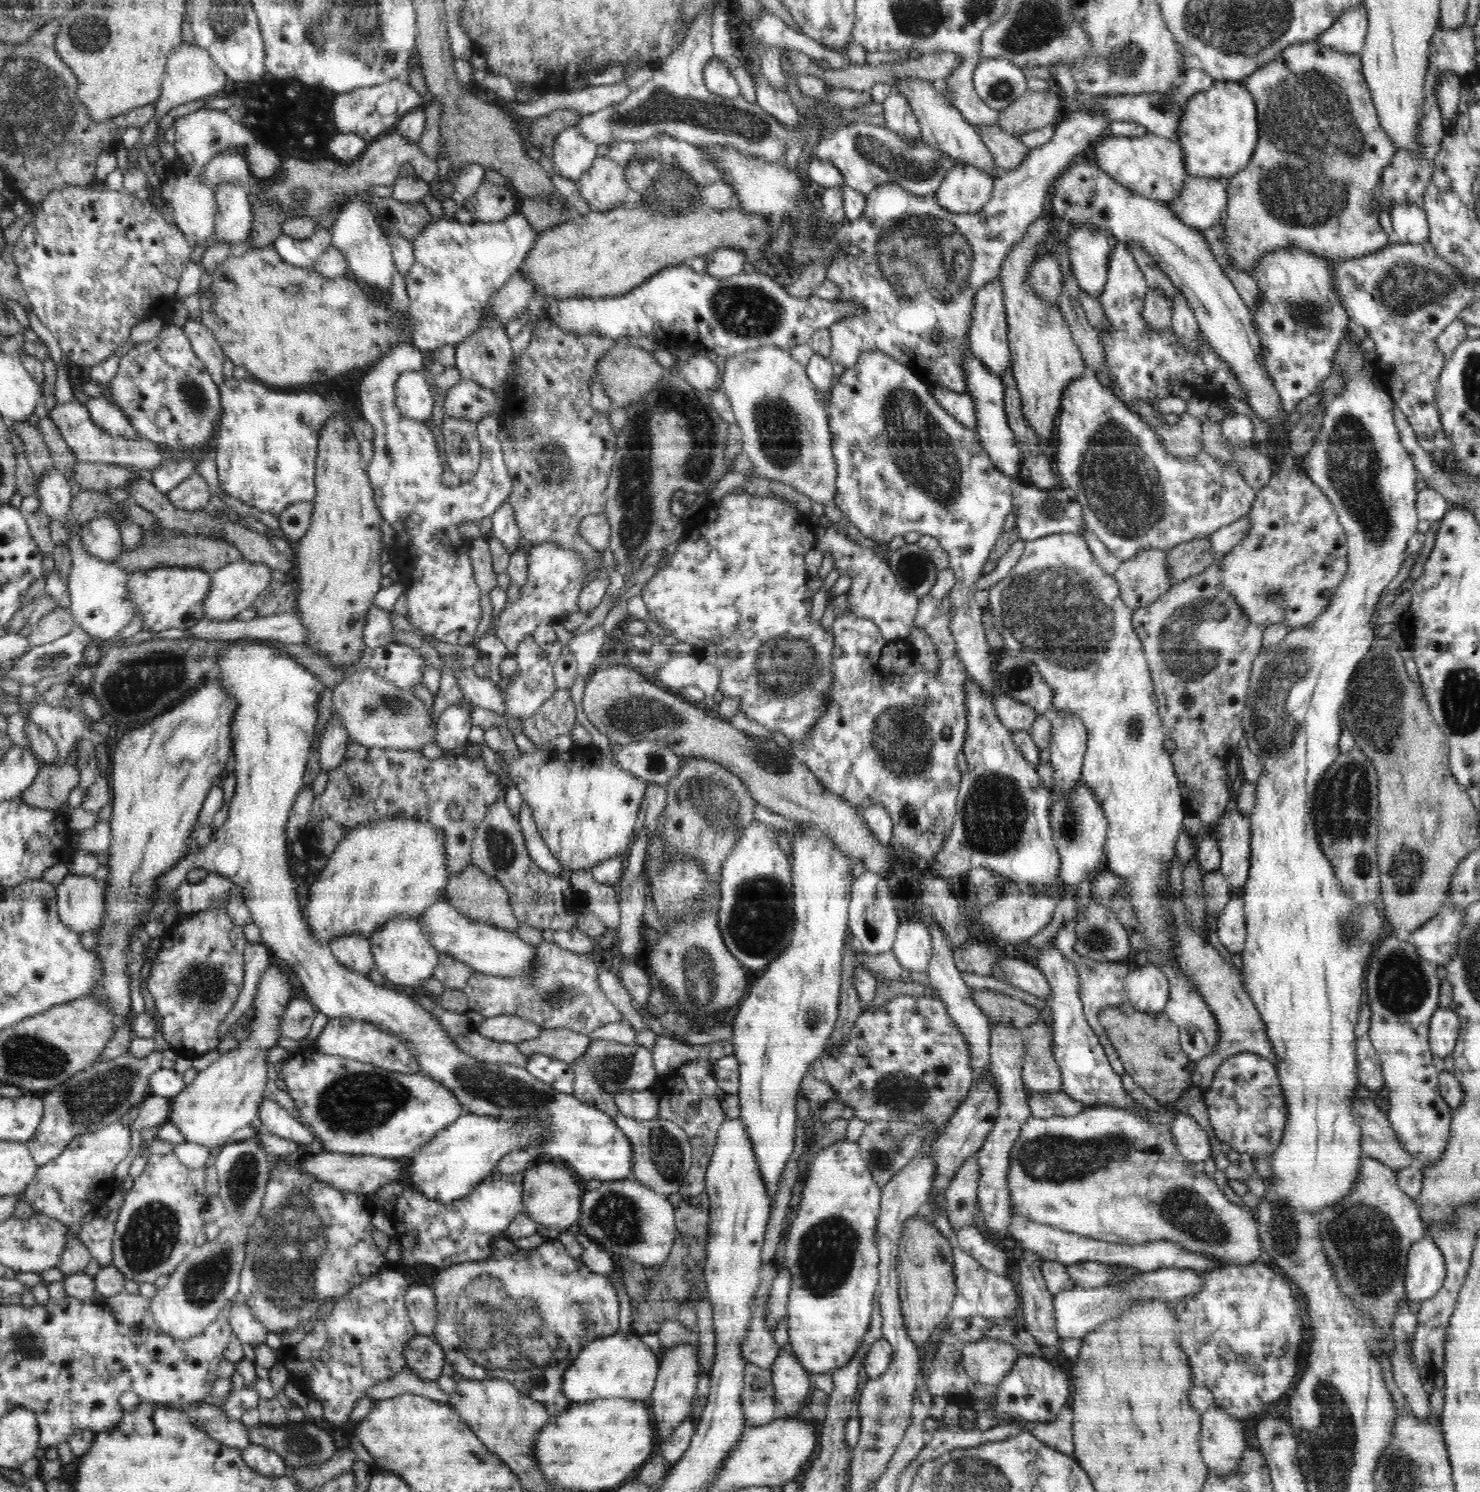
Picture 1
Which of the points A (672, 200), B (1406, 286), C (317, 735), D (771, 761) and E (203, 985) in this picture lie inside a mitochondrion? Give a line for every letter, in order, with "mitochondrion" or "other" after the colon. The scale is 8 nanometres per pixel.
A: mitochondrion
B: mitochondrion
C: other
D: mitochondrion
E: mitochondrion

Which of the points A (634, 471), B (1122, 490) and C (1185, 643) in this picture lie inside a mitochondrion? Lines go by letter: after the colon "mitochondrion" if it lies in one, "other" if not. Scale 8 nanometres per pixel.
A: mitochondrion
B: mitochondrion
C: mitochondrion

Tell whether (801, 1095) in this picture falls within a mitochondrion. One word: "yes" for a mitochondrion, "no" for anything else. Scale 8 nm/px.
no

